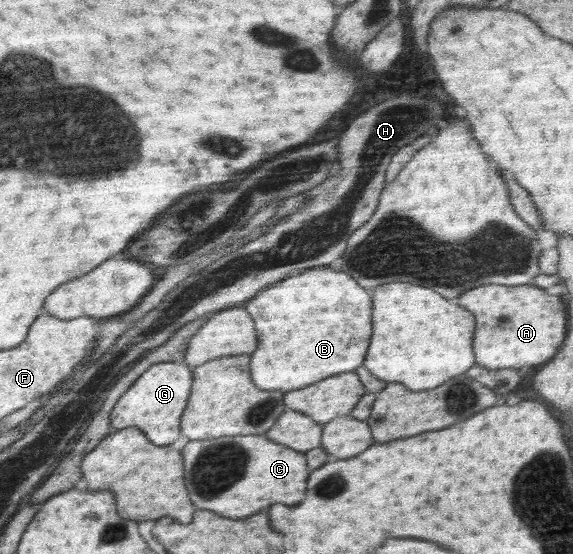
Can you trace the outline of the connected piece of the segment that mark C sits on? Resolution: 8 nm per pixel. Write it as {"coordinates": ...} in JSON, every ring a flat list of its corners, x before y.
{"coordinates":[[264,435,227,436,217,439,190,441,181,450,181,455,183,455,183,462,185,462,185,464,183,464,183,466,185,466,185,486,187,486,187,492,189,492,191,500,195,502,195,506,197,506,199,510,213,510,213,512,217,512,217,514,221,514,221,516,227,516,227,518,235,518,235,520,237,520,237,518,247,518,247,516,251,516,251,514,255,514,255,512,261,512,263,508,267,508,267,506,271,506,271,504,277,504,277,502,281,502,281,504,297,504,297,502,303,500,305,490,307,490,305,480,309,478,309,470,307,470,305,453,282,446,281,444,276,444,268,440]]}

